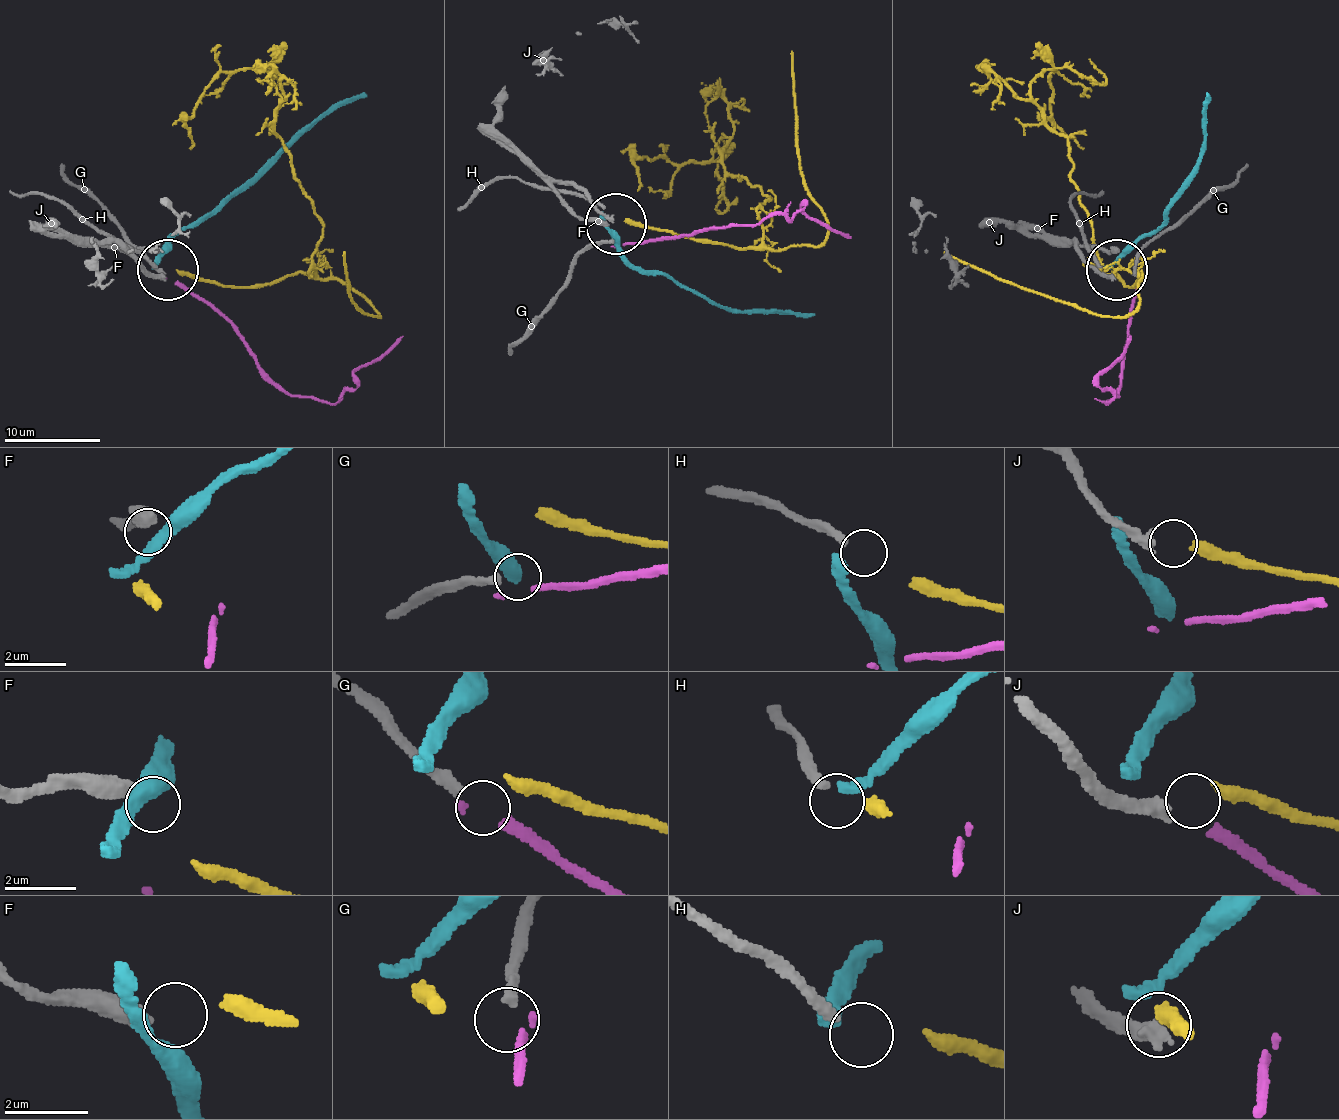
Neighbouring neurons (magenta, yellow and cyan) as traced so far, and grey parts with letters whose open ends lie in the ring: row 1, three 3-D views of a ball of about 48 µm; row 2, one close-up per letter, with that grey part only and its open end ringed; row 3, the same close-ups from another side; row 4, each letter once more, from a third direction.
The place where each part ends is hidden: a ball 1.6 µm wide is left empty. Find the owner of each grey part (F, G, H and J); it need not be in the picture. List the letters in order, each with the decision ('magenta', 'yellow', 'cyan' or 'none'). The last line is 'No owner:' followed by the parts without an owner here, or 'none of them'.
F: none
G: none
H: none
J: none
No owner: F, G, H, J

